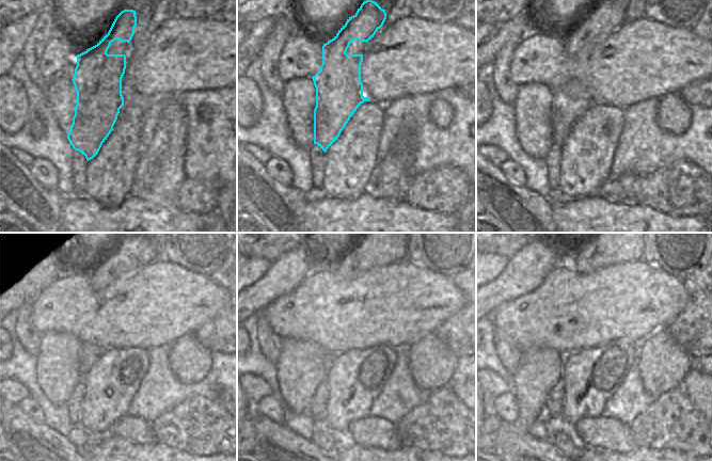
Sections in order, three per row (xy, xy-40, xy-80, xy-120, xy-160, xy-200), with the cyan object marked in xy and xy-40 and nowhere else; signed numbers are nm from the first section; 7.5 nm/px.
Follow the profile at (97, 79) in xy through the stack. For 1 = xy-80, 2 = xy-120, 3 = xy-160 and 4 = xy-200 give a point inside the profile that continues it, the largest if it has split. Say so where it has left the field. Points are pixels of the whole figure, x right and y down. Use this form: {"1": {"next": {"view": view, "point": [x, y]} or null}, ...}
{"1": {"next": {"view": "xy-80", "point": [571, 100]}}, "2": {"next": {"view": "xy-120", "point": [129, 254]}}, "3": {"next": {"view": "xy-160", "point": [367, 254]}}, "4": {"next": {"view": "xy-200", "point": [596, 254]}}}

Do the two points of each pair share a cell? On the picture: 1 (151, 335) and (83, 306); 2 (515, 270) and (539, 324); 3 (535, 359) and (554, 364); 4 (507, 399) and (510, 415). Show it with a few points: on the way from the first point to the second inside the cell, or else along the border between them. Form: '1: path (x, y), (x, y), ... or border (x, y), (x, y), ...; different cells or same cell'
1: path (133, 318), (100, 317); same cell
2: border (544, 277), (529, 292), (502, 303); different cells
3: path (539, 363), (550, 364); same cell
4: path (507, 403), (510, 411); same cell

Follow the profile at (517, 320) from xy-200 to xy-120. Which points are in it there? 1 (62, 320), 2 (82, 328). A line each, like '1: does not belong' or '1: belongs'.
1: belongs
2: belongs

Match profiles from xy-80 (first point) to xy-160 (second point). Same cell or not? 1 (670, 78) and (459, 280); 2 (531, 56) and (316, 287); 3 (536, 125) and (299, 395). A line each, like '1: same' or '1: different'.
1: different
2: same
3: same

